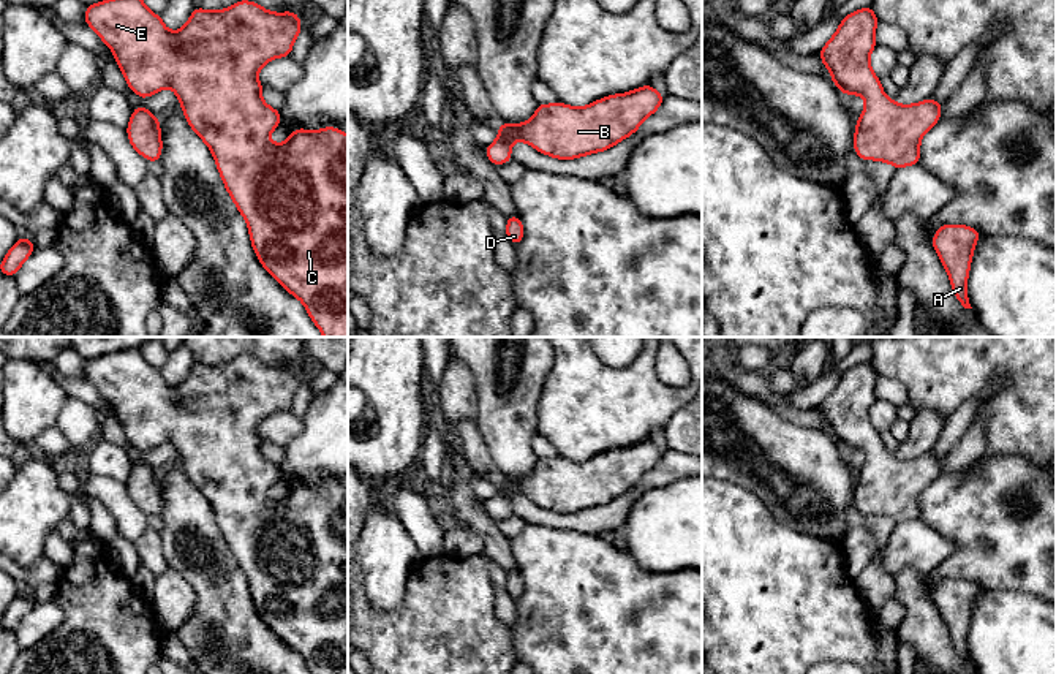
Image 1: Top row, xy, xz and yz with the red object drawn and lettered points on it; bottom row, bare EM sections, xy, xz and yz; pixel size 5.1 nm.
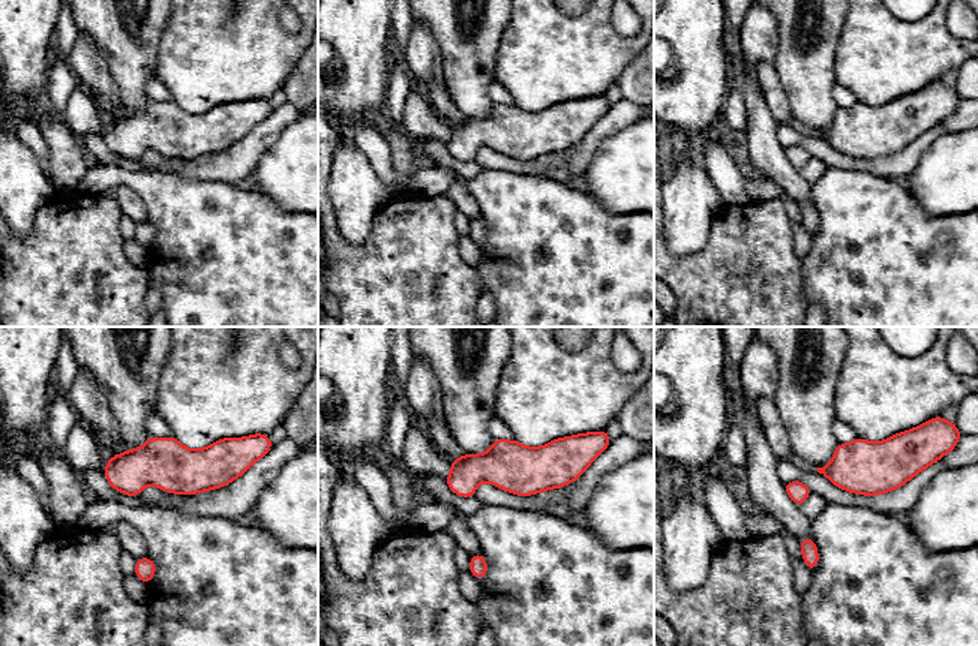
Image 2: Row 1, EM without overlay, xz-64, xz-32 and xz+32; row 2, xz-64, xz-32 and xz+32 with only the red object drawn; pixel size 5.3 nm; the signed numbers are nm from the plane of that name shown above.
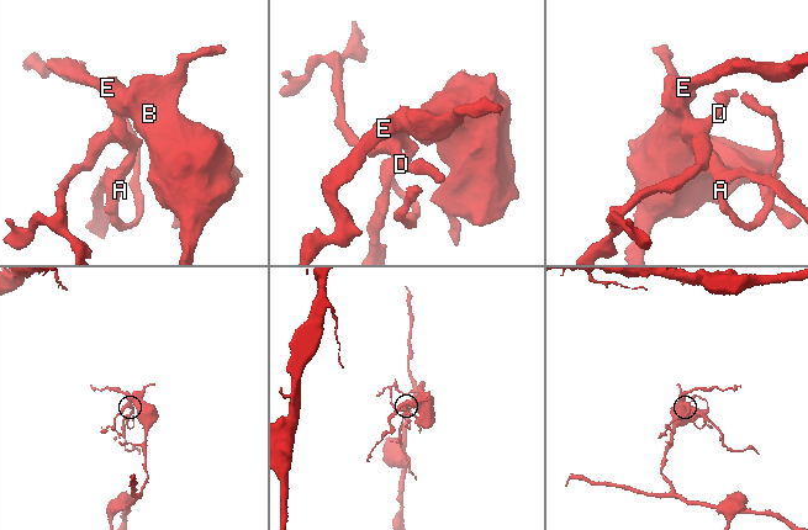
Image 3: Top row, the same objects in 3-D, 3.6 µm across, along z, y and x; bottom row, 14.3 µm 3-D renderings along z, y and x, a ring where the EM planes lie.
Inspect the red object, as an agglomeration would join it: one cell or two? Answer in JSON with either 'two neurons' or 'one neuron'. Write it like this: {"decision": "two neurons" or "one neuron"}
{"decision": "one neuron"}

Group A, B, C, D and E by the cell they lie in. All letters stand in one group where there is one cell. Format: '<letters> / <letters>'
A B C D E

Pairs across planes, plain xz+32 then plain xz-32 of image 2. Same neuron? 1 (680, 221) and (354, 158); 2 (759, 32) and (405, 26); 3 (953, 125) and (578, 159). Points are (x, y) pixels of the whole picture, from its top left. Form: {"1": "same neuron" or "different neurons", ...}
{"1": "same neuron", "2": "different neurons", "3": "same neuron"}

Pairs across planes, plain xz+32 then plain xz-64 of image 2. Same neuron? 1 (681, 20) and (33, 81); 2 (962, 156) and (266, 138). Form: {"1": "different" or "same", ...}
{"1": "same", "2": "different"}

